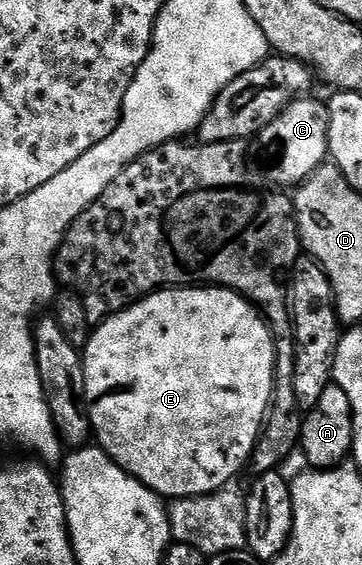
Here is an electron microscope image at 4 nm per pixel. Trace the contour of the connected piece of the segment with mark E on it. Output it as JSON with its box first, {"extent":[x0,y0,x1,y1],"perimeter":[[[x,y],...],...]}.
{"extent":[82,286,275,500],"perimeter":[[[180,286],[164,288],[144,296],[124,312],[107,317],[92,331],[87,345],[82,348],[85,386],[83,403],[87,417],[91,419],[91,430],[98,447],[108,452],[133,478],[137,478],[160,498],[180,500],[186,496],[204,496],[228,487],[227,484],[239,471],[248,467],[259,433],[265,427],[269,409],[275,394],[275,340],[270,327],[258,307],[246,296],[232,292],[229,288],[214,286]]]}

